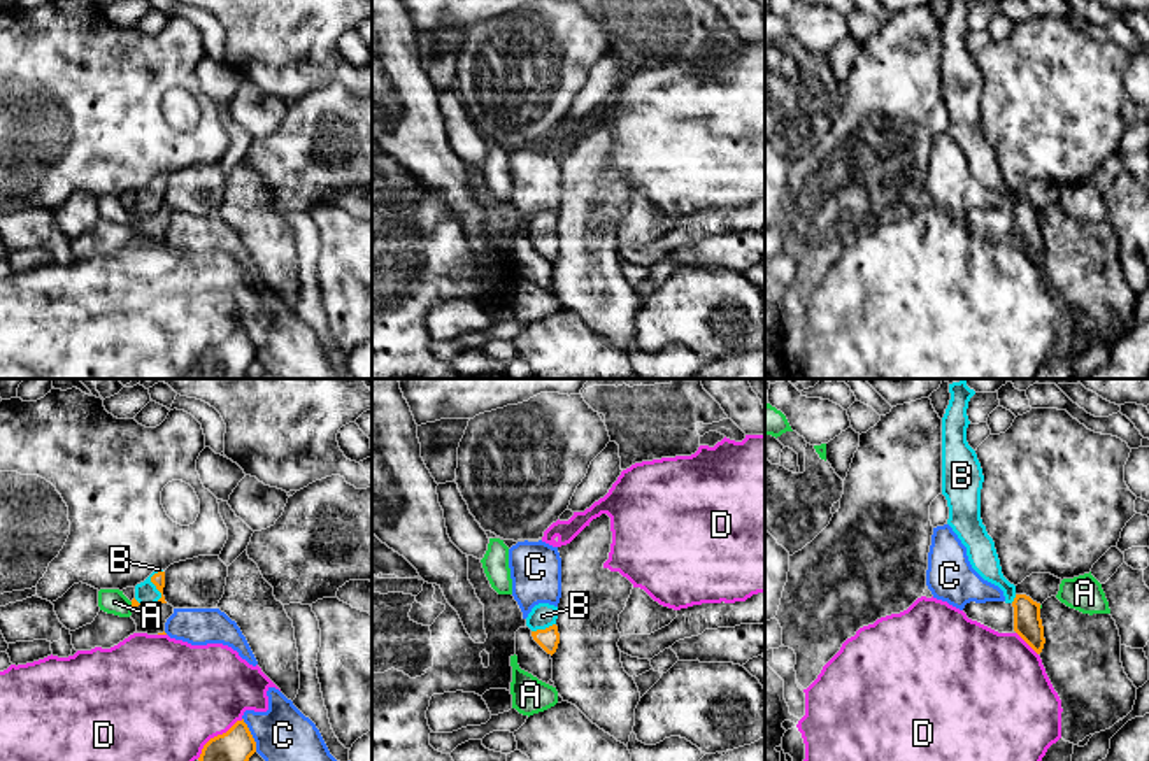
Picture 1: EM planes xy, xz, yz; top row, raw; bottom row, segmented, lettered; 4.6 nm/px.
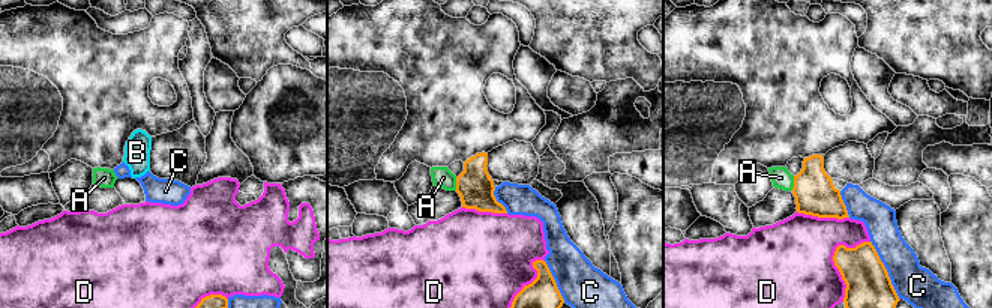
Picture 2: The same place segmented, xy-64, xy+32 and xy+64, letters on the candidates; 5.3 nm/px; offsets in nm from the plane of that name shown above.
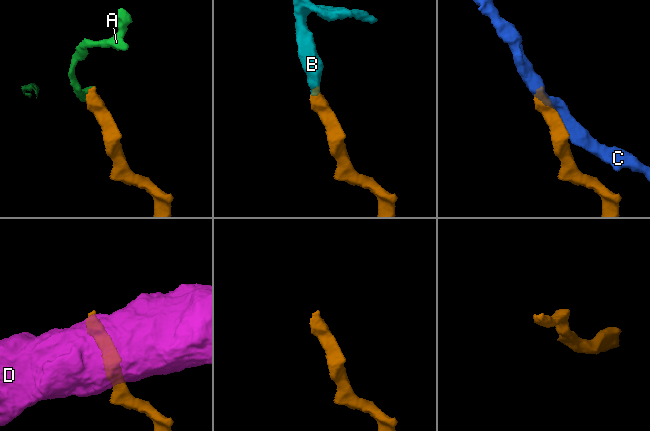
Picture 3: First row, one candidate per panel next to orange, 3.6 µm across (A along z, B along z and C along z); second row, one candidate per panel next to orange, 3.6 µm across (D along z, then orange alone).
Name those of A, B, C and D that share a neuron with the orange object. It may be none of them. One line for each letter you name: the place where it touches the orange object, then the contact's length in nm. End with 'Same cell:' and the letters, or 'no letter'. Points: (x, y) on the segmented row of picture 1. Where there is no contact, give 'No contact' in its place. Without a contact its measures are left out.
B: Touches orange at xy (153, 583). Shared border 150 nm
Same cell: B

